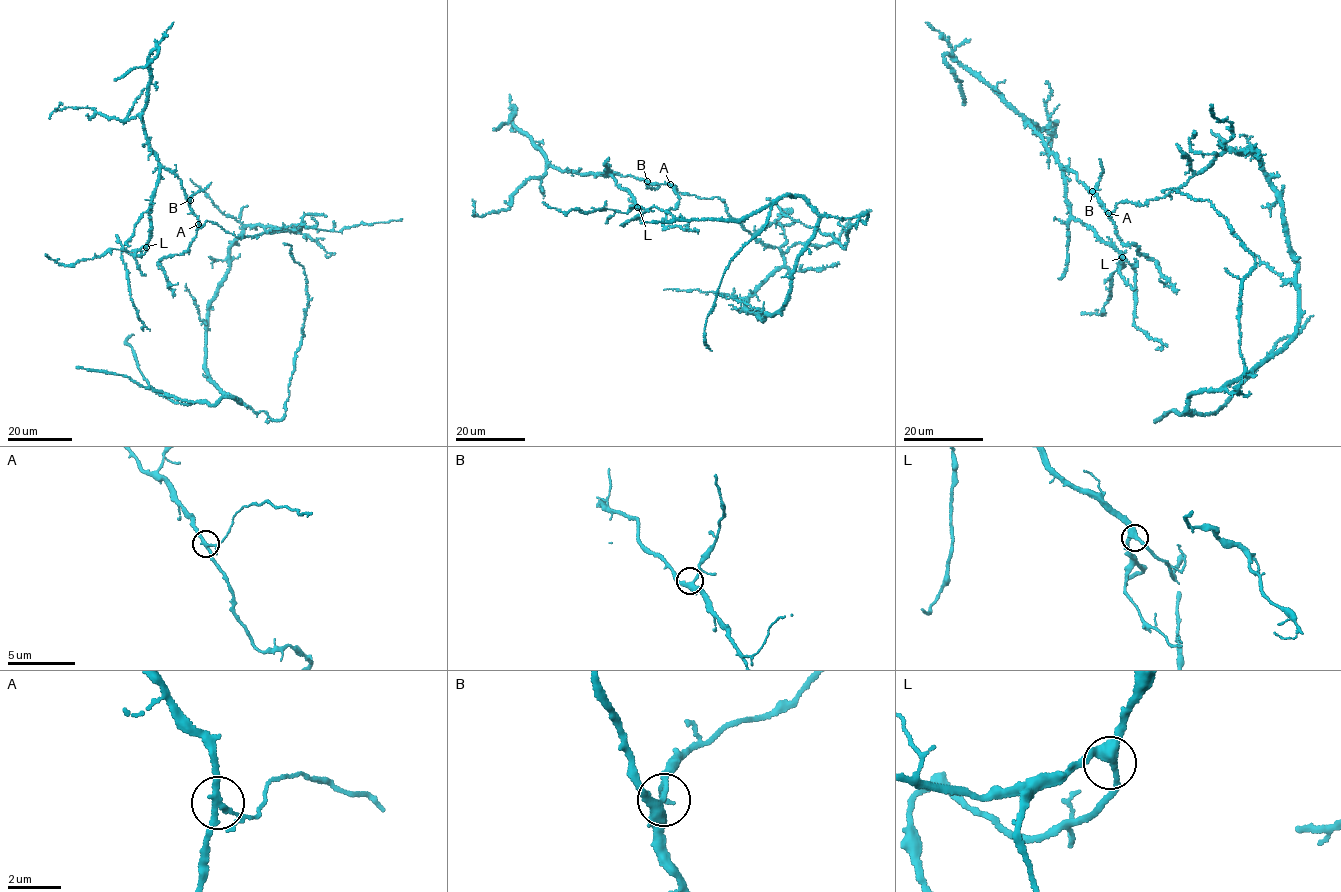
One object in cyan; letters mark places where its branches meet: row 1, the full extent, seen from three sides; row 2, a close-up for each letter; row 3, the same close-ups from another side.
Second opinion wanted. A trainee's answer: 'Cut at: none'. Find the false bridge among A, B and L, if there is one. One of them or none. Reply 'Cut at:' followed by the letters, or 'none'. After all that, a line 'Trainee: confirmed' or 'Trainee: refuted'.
Cut at: A
Trainee: refuted

